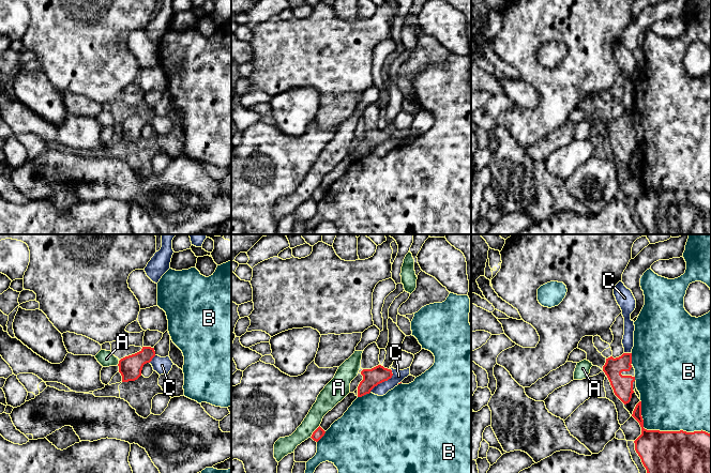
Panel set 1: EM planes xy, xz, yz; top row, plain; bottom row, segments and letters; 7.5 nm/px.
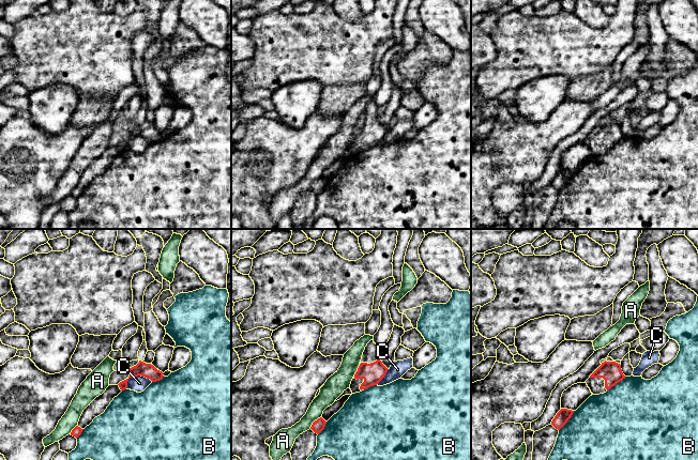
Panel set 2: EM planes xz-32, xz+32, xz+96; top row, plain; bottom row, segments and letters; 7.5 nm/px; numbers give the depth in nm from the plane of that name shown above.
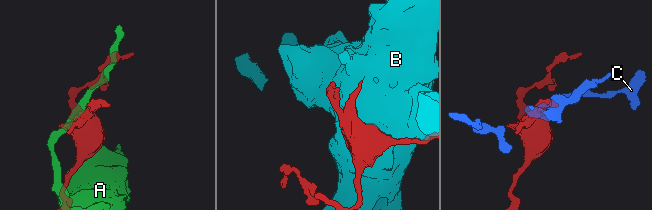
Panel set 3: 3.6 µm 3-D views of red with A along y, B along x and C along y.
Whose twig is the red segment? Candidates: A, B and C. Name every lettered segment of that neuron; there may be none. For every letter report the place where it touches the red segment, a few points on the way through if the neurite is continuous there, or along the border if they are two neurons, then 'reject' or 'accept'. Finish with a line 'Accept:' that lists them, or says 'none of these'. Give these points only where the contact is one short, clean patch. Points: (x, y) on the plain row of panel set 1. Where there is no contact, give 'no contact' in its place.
A: xz (314, 192) | reject
B: yz (664, 192) | reject
C: xz (383, 141) | along xz (391, 130), (392, 136), (378, 143), (369, 152) | reject
Accept: none of these

